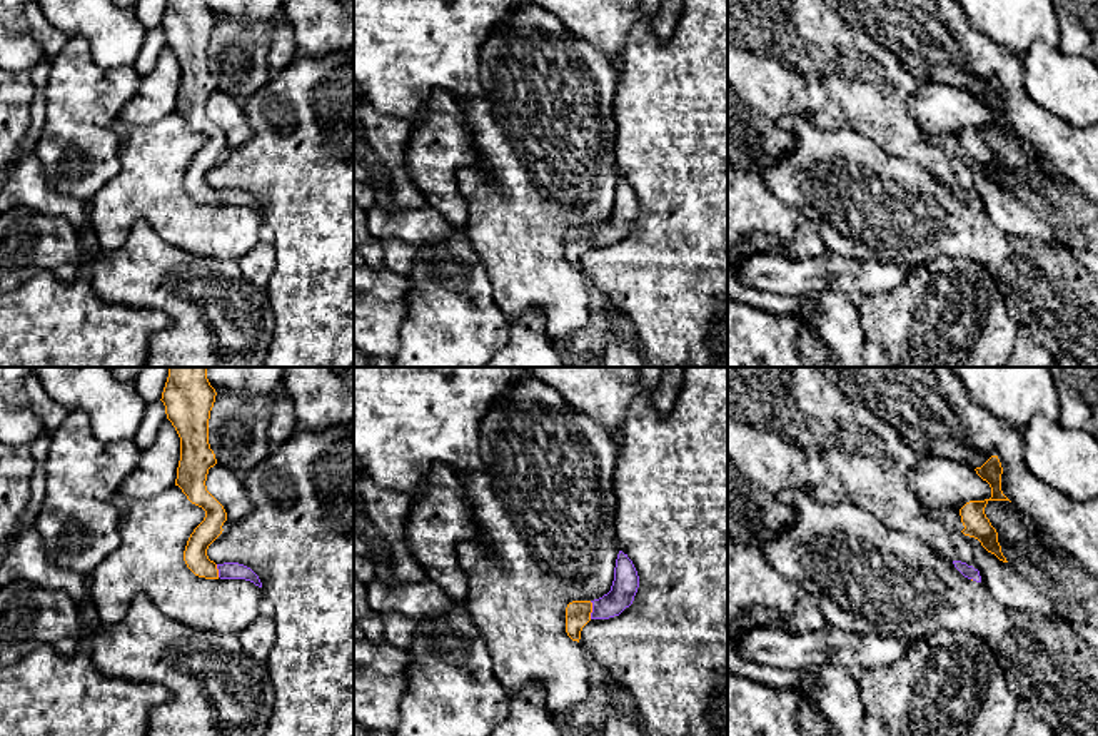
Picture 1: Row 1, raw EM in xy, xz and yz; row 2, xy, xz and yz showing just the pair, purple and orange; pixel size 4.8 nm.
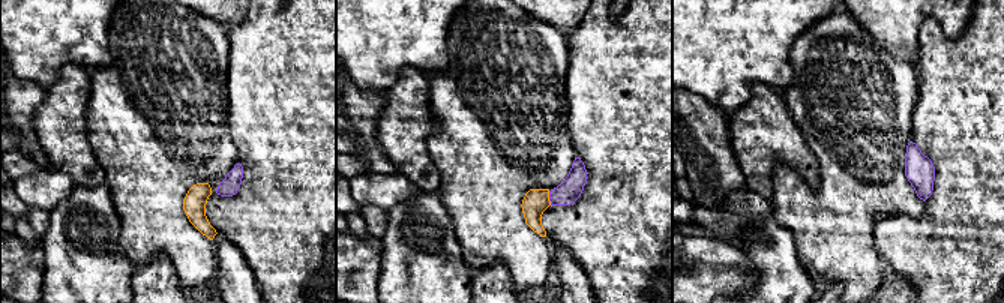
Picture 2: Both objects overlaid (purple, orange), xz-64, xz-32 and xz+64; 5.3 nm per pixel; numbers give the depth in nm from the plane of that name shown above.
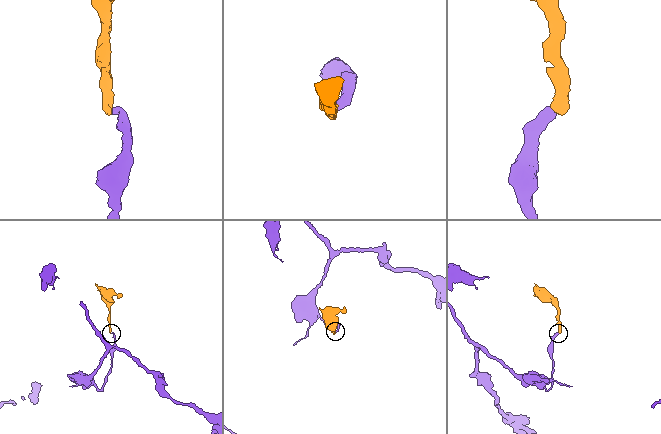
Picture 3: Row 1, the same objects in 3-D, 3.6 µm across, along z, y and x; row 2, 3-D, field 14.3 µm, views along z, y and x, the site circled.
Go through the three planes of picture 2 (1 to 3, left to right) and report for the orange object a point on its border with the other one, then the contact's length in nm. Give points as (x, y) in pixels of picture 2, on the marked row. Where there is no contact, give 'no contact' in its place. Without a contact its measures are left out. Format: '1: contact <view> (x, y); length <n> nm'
1: no contact
2: contact xz-32 (550, 198); length 80 nm
3: no contact

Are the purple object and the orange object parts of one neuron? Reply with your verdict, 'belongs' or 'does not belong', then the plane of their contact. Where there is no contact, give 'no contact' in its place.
belongs | xz

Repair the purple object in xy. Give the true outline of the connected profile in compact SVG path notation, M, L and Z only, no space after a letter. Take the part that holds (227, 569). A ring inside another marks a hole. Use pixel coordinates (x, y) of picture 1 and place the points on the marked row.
M169 367L162 392L167 419L180 437L180 461L175 486L187 499L205 511L204 521L190 534L184 561L199 577L245 579L262 587L259 576L239 562L215 564L209 559L209 546L222 534L227 521L224 506L207 491L209 469L217 464L209 444L209 419L215 402L215 389L205 367Z

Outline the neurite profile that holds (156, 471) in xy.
M167 419L155 442L140 452L137 467L127 476L120 491L127 497L150 499L175 486L180 461L180 437Z

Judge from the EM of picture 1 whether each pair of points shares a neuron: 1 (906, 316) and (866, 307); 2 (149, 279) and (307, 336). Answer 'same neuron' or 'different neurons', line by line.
1: same neuron
2: different neurons

